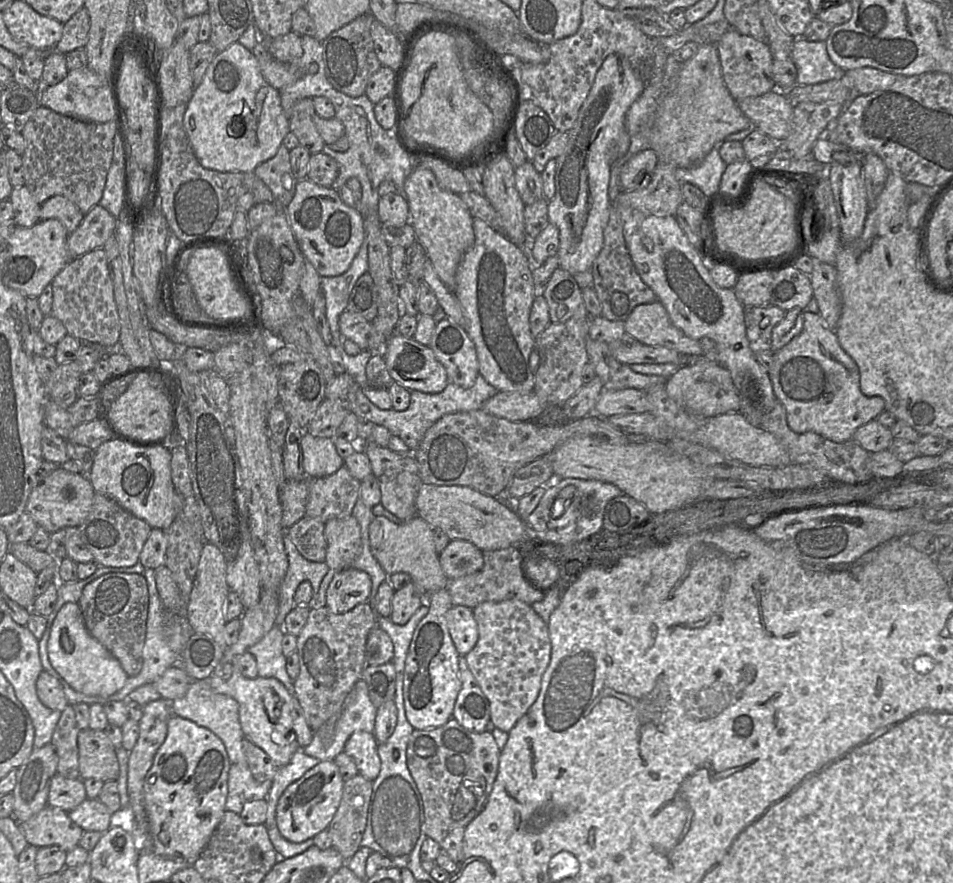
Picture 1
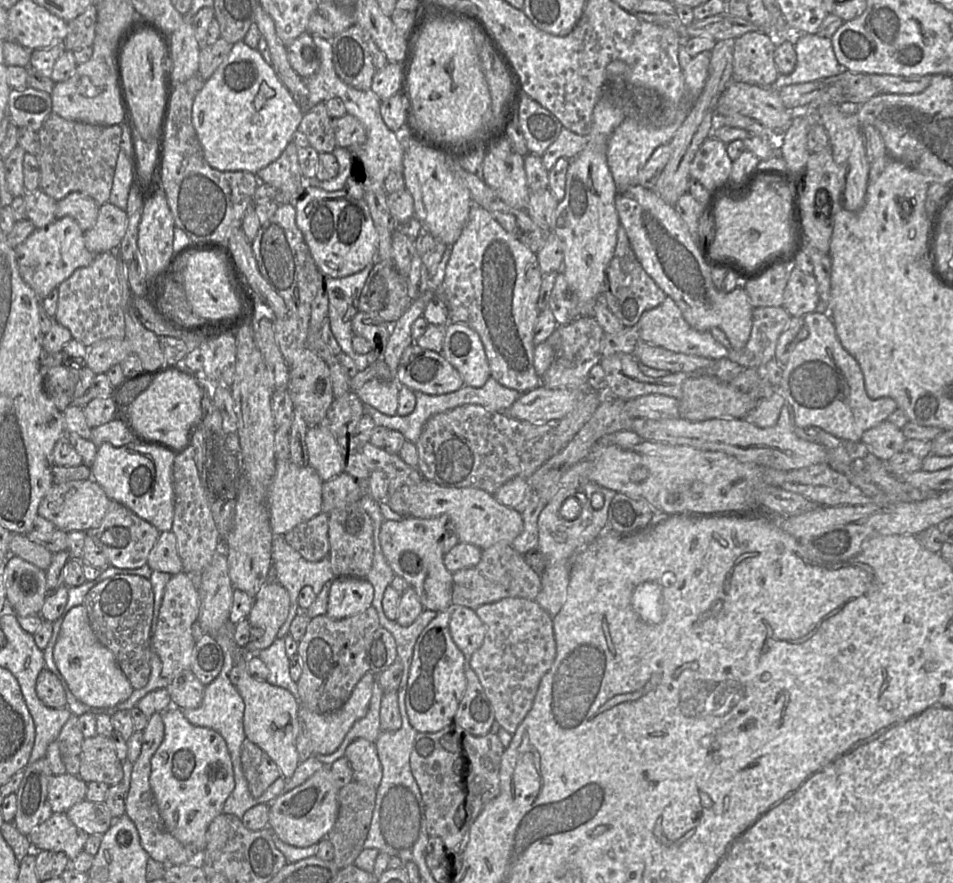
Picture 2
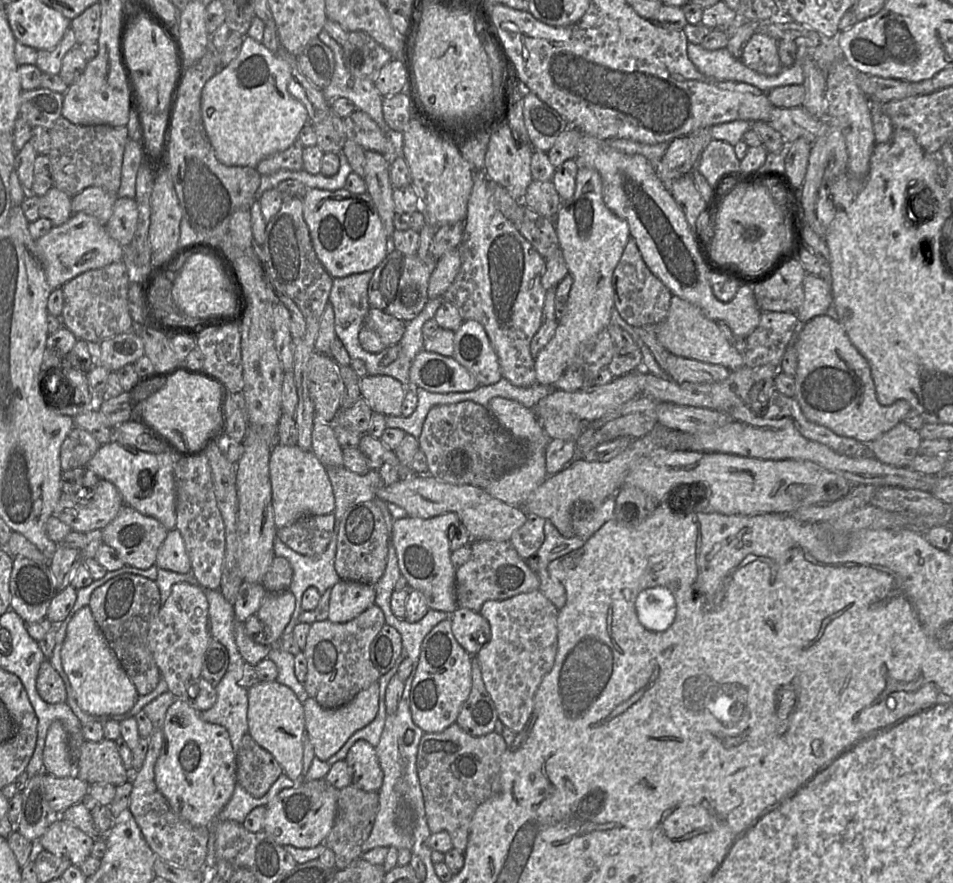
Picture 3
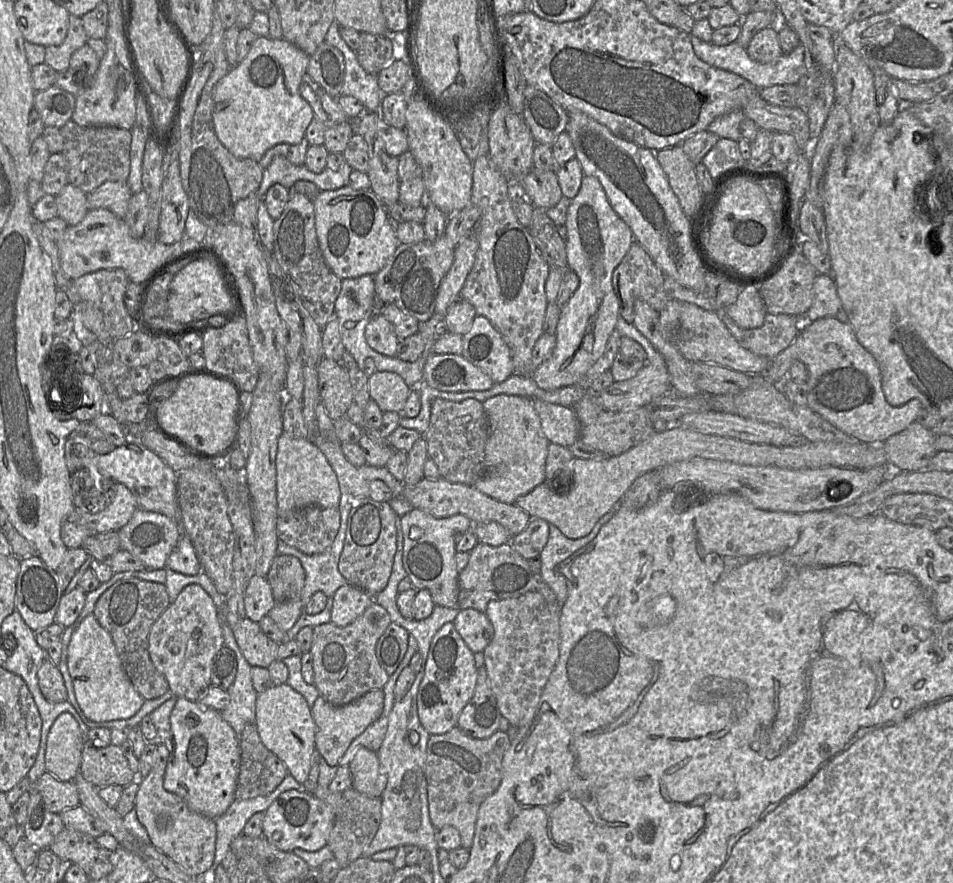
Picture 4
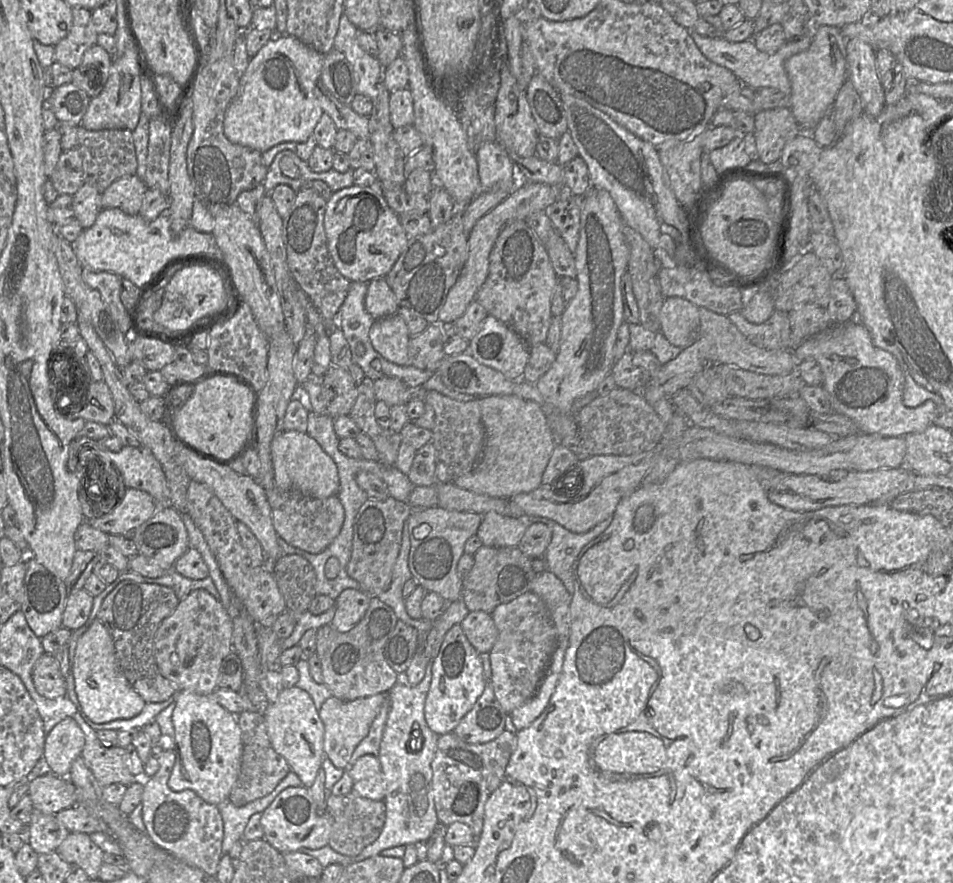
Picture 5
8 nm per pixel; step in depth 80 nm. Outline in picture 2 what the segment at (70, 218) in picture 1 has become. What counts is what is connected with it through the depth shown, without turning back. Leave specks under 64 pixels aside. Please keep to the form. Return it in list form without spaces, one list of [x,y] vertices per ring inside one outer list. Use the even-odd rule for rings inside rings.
[[[72,192],[57,201],[56,219],[71,217],[83,231],[91,229],[97,220],[99,205],[92,197],[82,192]]]

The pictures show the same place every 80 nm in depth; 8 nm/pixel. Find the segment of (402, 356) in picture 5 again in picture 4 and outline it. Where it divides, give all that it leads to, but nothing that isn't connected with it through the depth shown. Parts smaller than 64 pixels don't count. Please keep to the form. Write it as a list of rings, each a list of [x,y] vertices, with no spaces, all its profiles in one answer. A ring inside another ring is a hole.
[[[374,314],[365,327],[365,339],[375,351],[389,357],[396,357],[400,340],[394,326],[381,314]]]

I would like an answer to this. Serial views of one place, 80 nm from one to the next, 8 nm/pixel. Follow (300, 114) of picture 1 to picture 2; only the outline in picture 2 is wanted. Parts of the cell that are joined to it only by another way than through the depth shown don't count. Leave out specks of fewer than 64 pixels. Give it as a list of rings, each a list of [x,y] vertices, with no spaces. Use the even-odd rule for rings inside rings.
[[[317,103],[303,110],[303,118],[298,131],[305,134],[309,146],[319,153],[331,153],[336,147],[332,117],[328,114],[325,103]]]

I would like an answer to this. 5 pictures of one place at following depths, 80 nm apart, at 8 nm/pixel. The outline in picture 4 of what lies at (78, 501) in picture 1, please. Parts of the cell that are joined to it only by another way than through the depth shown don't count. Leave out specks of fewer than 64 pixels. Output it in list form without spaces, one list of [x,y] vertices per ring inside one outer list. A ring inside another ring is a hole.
[[[115,483],[114,492],[114,499],[105,510],[89,514],[75,507],[67,521],[80,524],[93,532],[117,532],[129,522],[139,507],[135,496],[123,484]]]

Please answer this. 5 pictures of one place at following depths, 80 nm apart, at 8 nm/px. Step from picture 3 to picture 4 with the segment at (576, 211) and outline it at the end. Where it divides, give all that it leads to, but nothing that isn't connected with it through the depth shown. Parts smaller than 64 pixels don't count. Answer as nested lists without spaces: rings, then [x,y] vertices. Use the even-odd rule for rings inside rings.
[[[584,175],[578,194],[571,199],[566,220],[565,238],[569,270],[579,277],[579,286],[560,312],[556,329],[556,345],[551,357],[545,360],[531,377],[544,390],[578,385],[589,369],[603,355],[608,339],[616,330],[620,315],[619,301],[612,284],[612,275],[635,241],[632,230],[612,209],[600,181]]]

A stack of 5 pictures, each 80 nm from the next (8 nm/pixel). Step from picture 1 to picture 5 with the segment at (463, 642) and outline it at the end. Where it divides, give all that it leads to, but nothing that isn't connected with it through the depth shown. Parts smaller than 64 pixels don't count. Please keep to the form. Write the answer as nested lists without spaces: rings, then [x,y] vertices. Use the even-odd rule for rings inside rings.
[[[470,611],[460,625],[467,640],[479,654],[490,652],[498,637],[498,630],[490,614]]]

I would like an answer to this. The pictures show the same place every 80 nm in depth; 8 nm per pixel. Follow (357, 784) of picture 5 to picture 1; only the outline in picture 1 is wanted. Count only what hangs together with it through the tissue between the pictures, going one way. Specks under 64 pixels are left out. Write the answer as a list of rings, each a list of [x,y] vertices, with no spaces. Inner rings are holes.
[[[365,731],[352,733],[344,745],[344,752],[354,760],[358,774],[370,781],[381,768],[378,745],[374,735]]]

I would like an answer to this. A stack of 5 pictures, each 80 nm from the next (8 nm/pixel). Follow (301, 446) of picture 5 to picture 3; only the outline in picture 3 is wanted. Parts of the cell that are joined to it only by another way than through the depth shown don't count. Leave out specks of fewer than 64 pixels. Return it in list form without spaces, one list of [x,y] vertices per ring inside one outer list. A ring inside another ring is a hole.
[[[277,443],[271,451],[269,473],[274,522],[277,529],[305,516],[334,512],[335,497],[327,468],[311,450],[305,451],[297,445],[285,446]]]

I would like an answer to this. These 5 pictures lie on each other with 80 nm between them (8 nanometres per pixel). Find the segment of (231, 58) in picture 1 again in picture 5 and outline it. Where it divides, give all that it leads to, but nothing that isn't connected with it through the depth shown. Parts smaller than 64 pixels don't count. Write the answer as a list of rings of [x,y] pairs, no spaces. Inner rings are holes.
[[[282,34],[280,39],[270,40],[264,45],[250,58],[247,69],[239,78],[238,92],[226,109],[223,122],[226,138],[233,144],[249,147],[261,153],[284,142],[306,142],[324,114],[315,94],[324,55],[288,34]]]

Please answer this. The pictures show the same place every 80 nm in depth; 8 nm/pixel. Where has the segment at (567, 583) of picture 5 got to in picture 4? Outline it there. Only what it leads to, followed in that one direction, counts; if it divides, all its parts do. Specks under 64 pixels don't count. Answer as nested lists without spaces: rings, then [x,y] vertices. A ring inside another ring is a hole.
[[[619,506],[603,515],[588,535],[578,539],[566,537],[554,524],[549,523],[549,538],[540,553],[541,572],[537,577],[552,589],[560,605],[563,605],[568,597],[568,588],[564,576],[559,573],[559,564],[590,543],[613,517],[617,507]]]

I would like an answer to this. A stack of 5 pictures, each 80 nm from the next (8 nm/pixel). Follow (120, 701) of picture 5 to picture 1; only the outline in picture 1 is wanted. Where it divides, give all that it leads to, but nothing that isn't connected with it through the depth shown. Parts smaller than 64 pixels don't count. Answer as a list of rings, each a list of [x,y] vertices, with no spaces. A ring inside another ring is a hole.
[[[68,602],[57,613],[47,644],[54,669],[74,690],[88,696],[109,696],[120,690],[128,675],[112,653],[91,636],[85,626],[78,603]]]

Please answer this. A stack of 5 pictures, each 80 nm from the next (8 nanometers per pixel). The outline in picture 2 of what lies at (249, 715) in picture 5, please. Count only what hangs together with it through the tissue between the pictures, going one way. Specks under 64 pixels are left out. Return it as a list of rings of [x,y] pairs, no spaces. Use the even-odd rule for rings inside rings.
[[[248,738],[241,745],[241,765],[253,797],[260,797],[281,776],[272,758]]]

